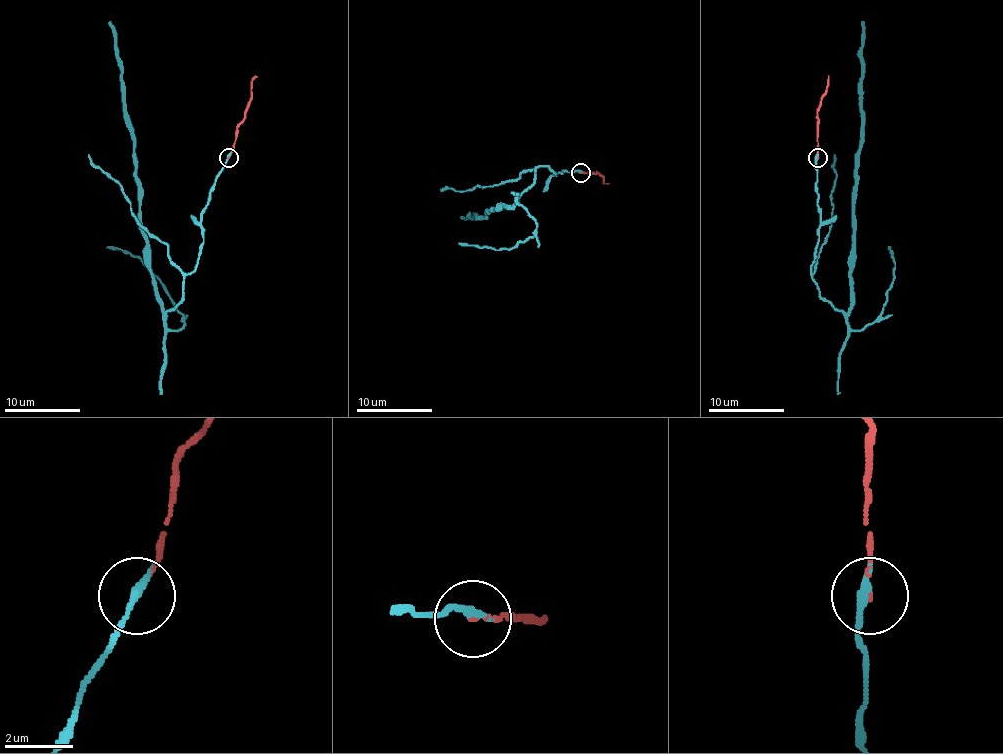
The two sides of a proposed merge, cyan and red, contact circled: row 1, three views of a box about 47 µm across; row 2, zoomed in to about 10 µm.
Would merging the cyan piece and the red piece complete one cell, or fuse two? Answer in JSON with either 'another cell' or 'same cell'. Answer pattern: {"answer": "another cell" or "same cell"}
{"answer": "same cell"}

